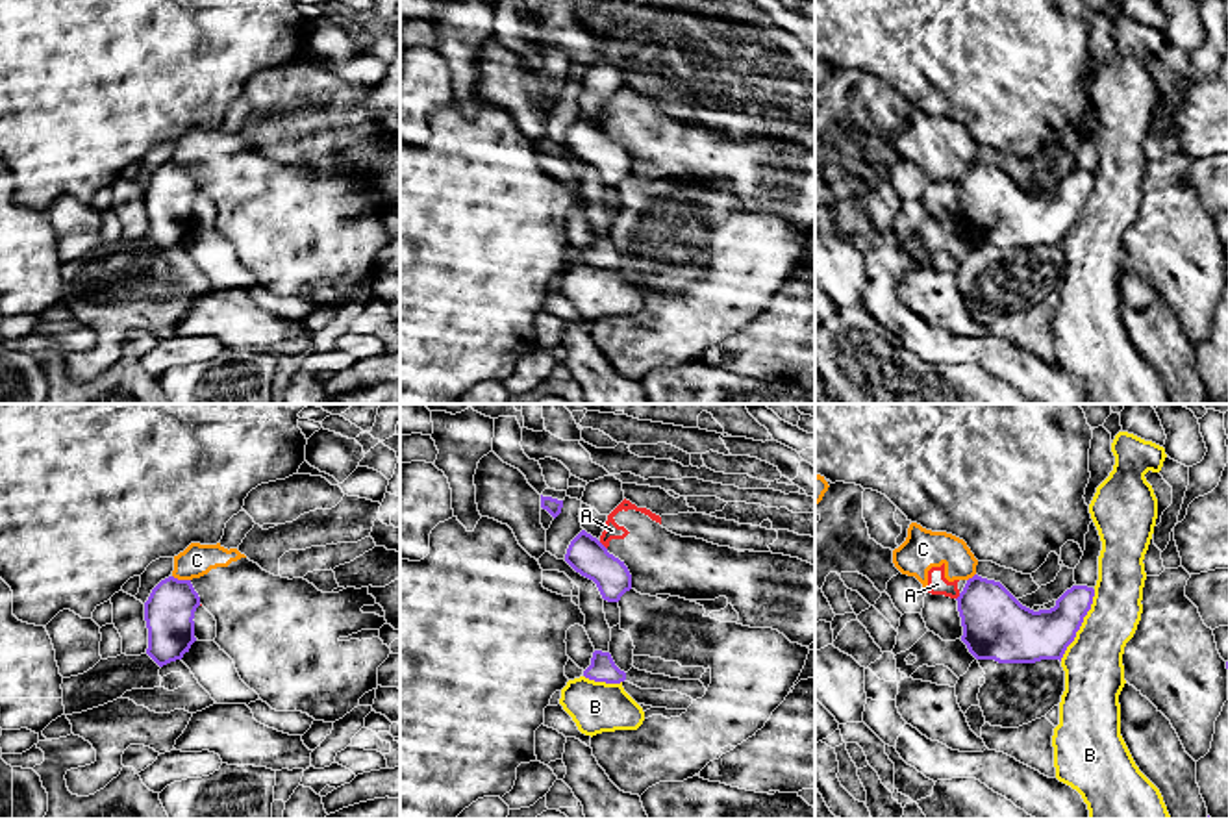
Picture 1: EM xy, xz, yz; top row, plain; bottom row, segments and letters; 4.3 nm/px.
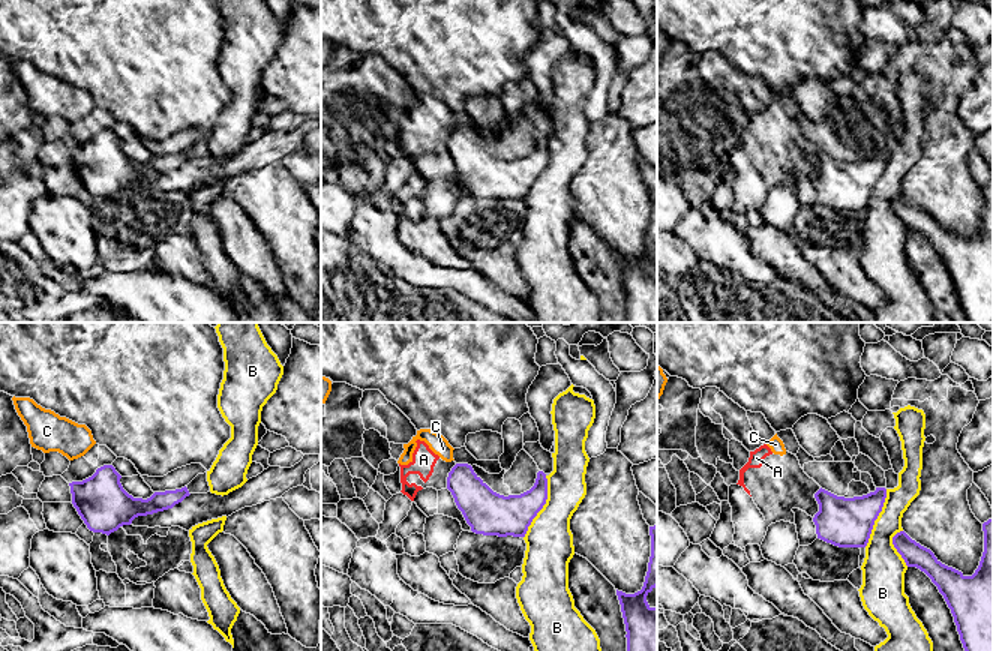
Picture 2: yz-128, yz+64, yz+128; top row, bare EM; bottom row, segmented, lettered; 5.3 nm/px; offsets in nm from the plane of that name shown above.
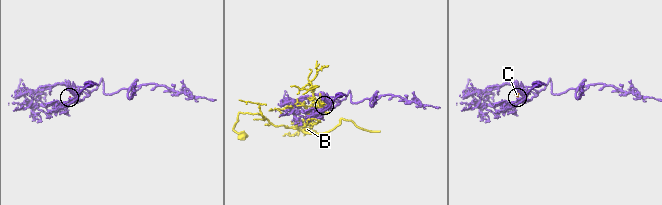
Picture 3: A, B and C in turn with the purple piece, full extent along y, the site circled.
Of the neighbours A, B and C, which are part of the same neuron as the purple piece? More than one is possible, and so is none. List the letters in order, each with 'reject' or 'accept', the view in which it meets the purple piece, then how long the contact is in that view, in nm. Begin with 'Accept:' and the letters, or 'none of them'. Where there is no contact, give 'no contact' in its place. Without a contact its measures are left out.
Accept: none of them
A: reject; contact in xz; length 50 nm
B: reject; contact in yz; length 340 nm
C: reject; contact in xy; length 80 nm

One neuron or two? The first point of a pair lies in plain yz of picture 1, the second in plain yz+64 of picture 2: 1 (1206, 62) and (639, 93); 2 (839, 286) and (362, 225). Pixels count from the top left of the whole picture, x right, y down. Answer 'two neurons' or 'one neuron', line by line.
1: two neurons
2: two neurons

